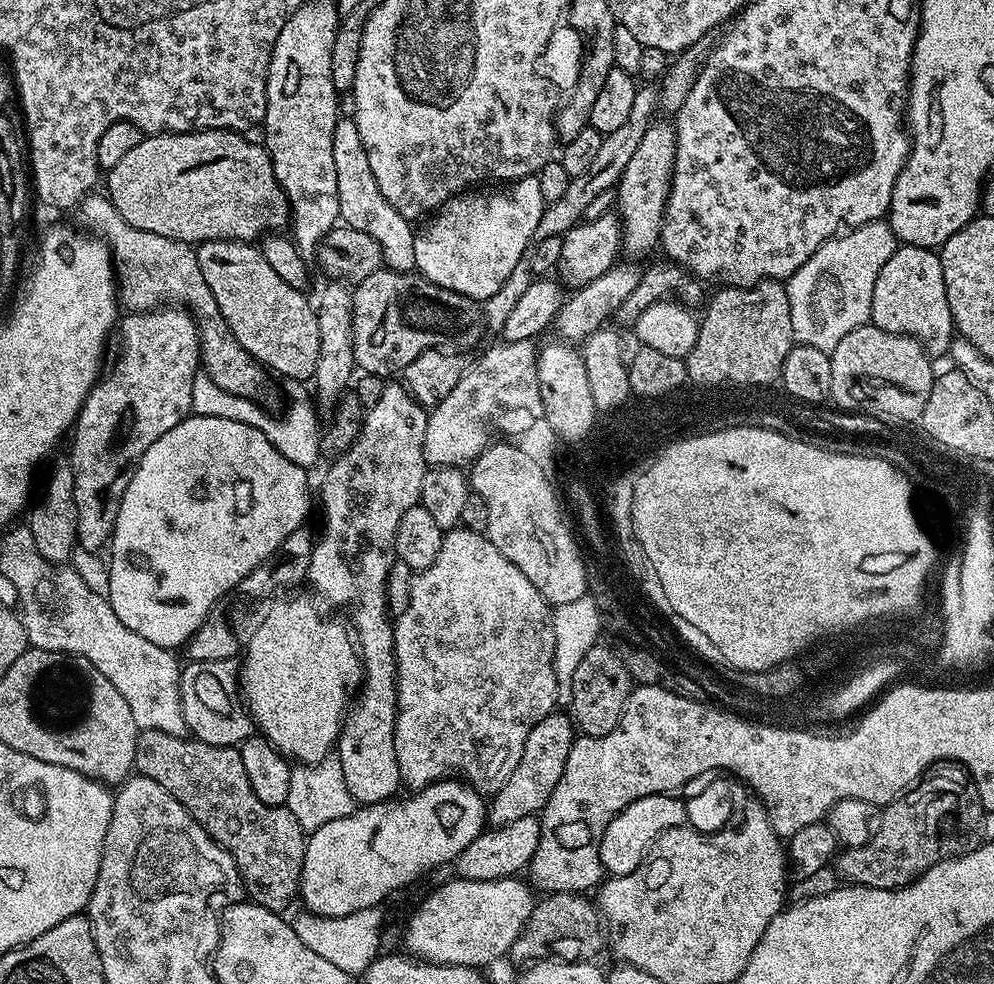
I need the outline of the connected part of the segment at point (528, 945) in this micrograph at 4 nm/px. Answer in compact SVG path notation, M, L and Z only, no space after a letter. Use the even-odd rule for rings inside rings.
M553 892L537 899L528 925L514 942L511 959L516 959L520 966L549 958L595 961L600 947L605 947L606 929L599 907L593 901L591 904L588 898L587 895L578 892Z

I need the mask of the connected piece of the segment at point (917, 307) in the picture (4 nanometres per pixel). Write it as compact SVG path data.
M913 244L897 247L890 262L878 270L871 323L887 332L912 336L932 358L943 352L945 355L951 349L954 325L950 302L946 302L946 278L942 274L940 257L933 249Z

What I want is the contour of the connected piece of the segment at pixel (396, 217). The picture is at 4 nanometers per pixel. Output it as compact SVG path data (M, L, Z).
M337 119L334 126L334 170L338 170L338 202L340 203L340 220L354 230L362 230L362 234L370 234L384 255L384 264L396 272L412 272L414 262L413 221L406 219L390 202L386 202L382 190L378 190L378 182L374 178L374 170L370 170L370 158L366 158L366 146L362 142L362 134L358 132L355 119Z

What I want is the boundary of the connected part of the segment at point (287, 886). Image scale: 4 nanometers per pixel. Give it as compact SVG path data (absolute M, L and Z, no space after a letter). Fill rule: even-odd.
M142 728L136 733L134 758L134 768L139 775L158 782L162 790L178 798L178 802L196 819L198 826L206 830L208 837L228 850L240 871L240 880L244 883L247 899L271 912L287 913L292 899L297 899L300 890L306 833L288 807L266 806L266 802L262 802L262 798L254 794L254 786L250 786L250 778L246 778L246 766L242 766L239 747L210 746L187 735L175 736L162 730Z

